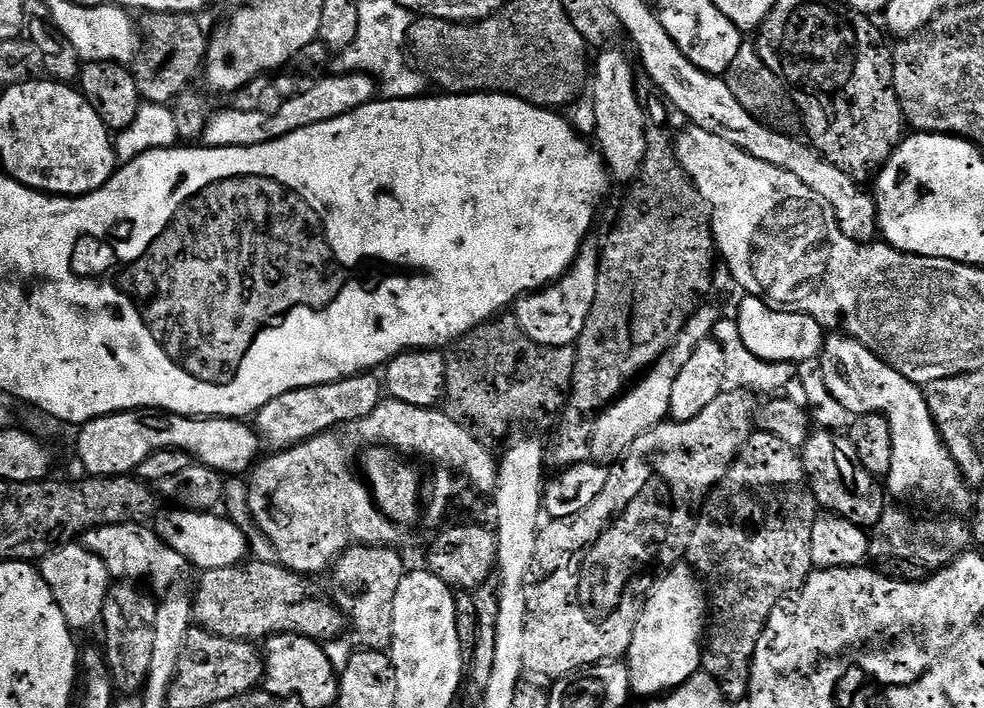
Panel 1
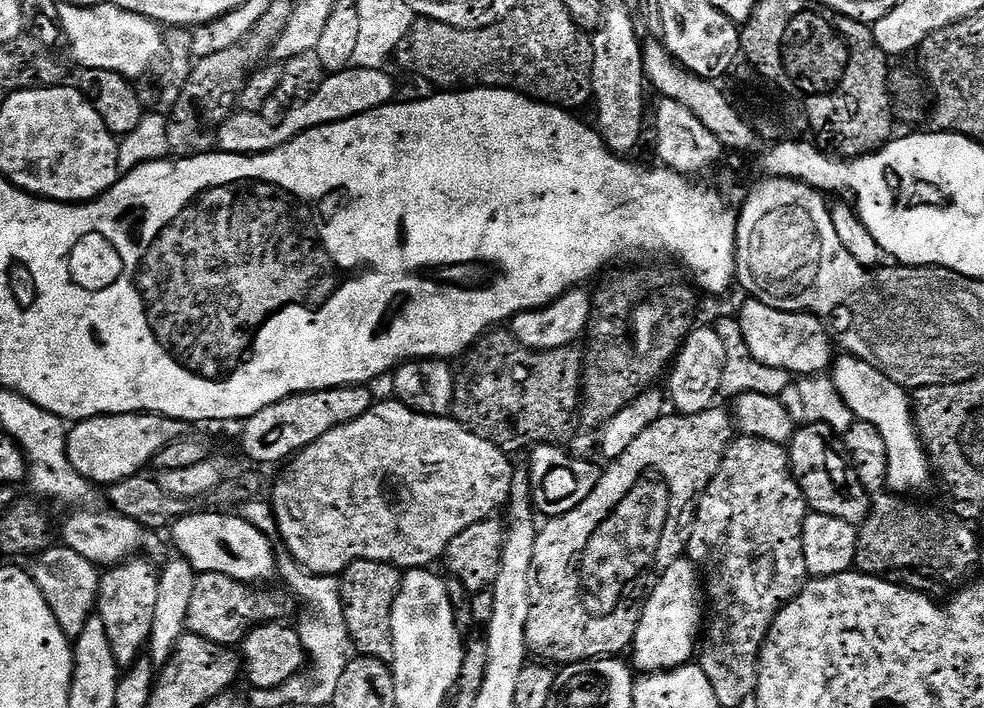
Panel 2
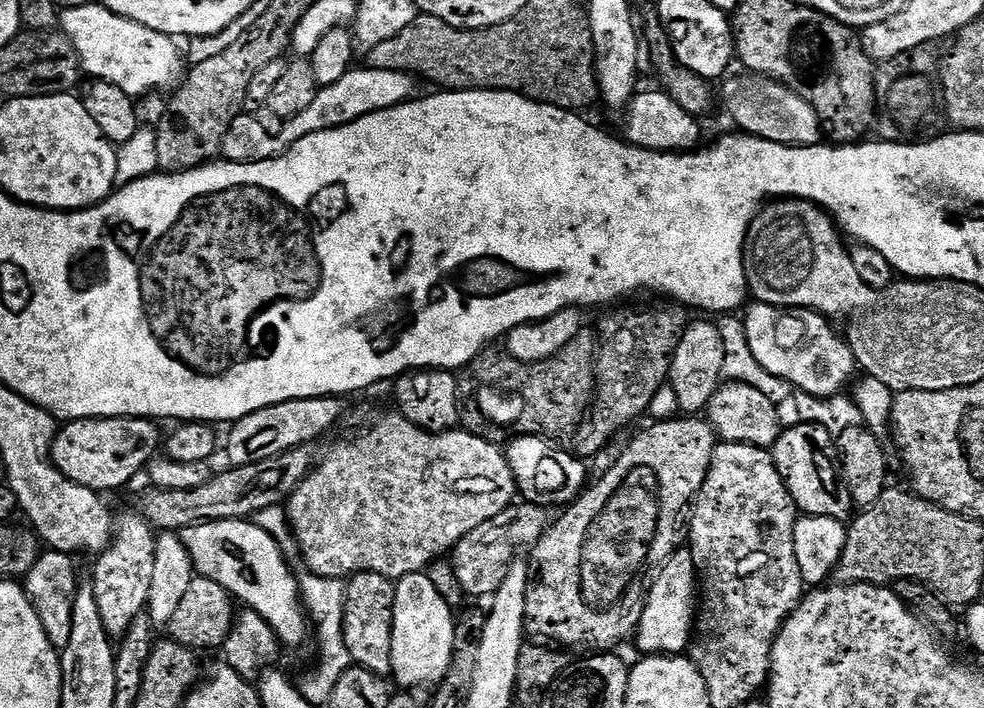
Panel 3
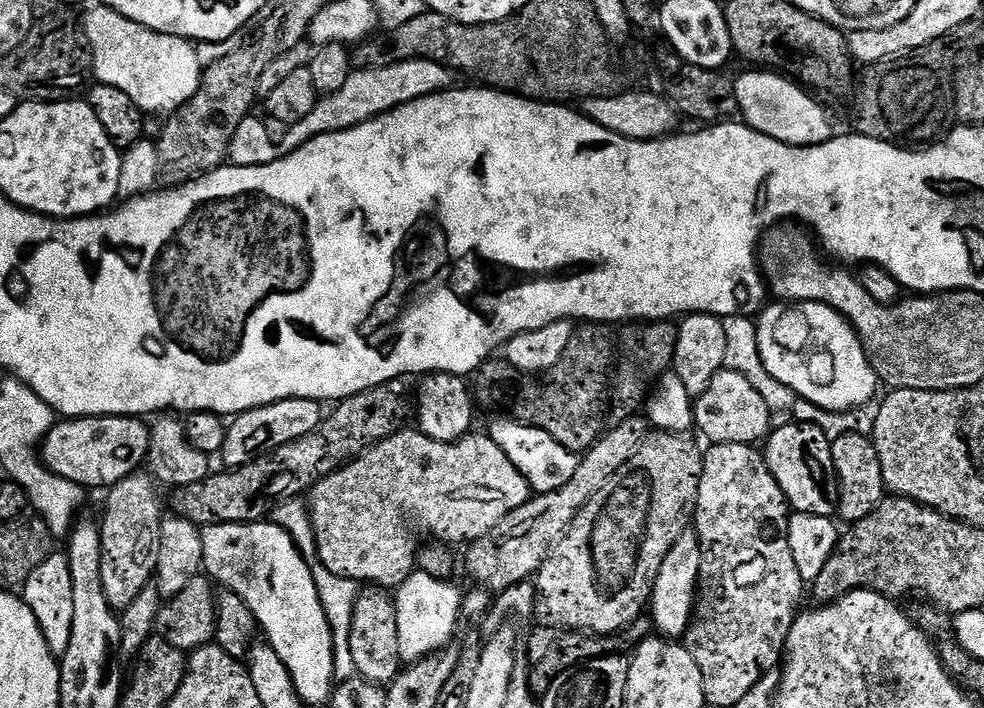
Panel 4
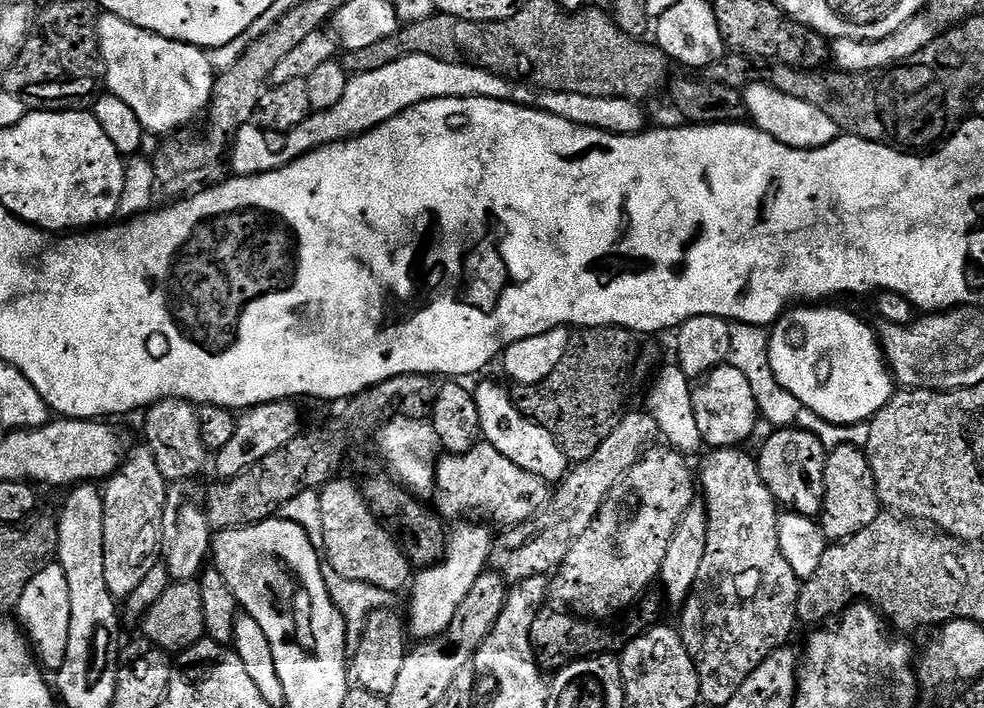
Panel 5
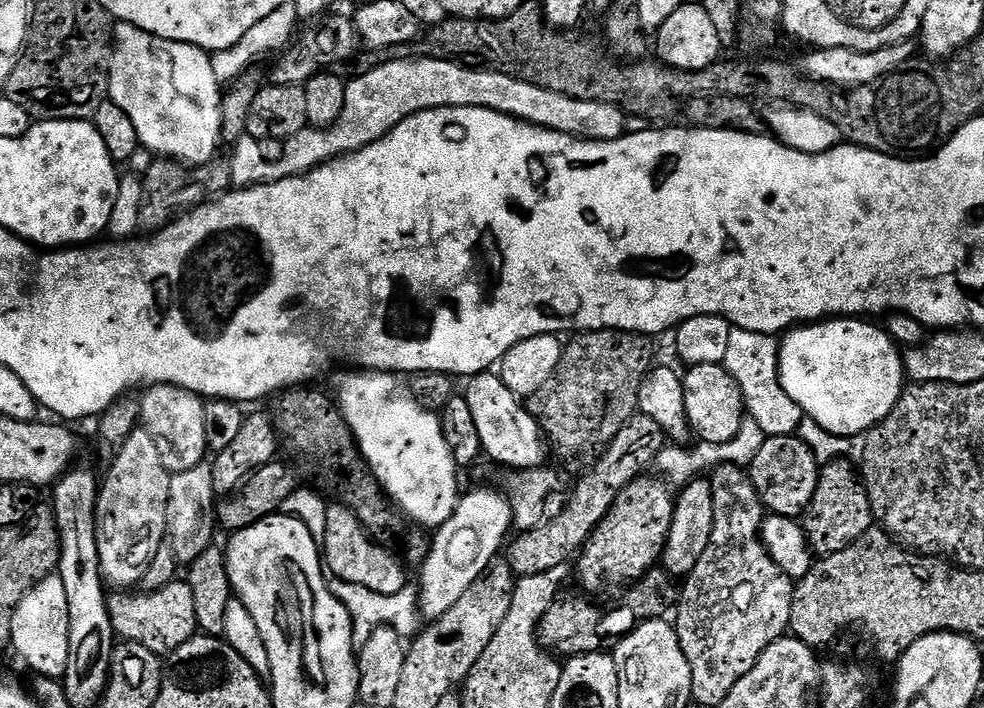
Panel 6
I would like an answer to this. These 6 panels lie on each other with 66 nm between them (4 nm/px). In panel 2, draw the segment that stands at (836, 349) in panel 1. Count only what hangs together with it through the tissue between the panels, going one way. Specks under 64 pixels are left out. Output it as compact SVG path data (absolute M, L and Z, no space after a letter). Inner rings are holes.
M847 354L835 357L830 377L855 419L864 420L870 426L874 426L885 439L888 459L887 491L892 494L922 491L931 480L934 480L934 469L928 453L924 451L920 433L916 430L909 393L890 378L886 378L882 370L870 366L870 362L862 362L856 356Z

